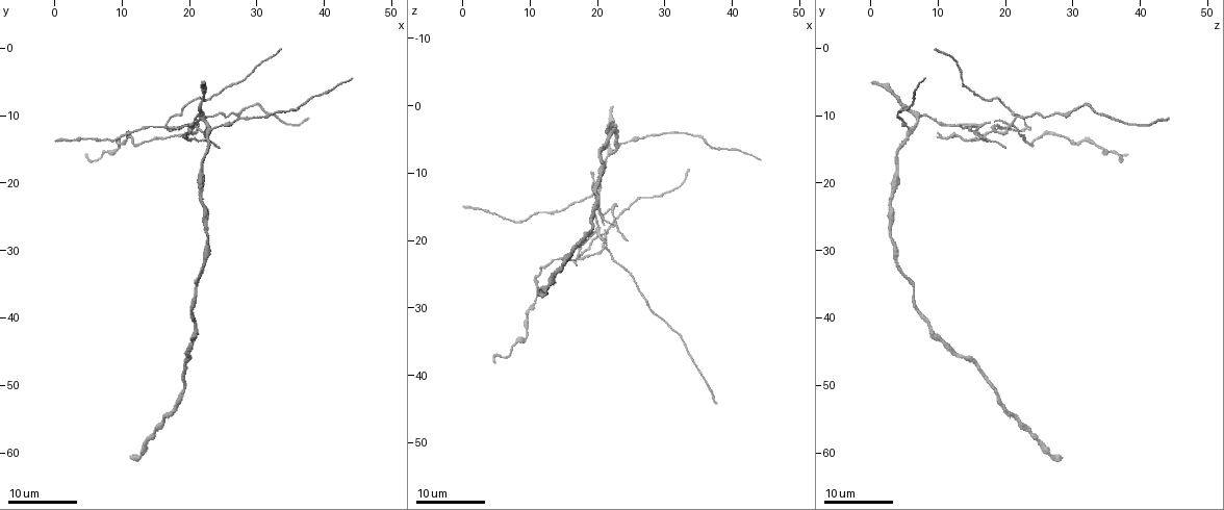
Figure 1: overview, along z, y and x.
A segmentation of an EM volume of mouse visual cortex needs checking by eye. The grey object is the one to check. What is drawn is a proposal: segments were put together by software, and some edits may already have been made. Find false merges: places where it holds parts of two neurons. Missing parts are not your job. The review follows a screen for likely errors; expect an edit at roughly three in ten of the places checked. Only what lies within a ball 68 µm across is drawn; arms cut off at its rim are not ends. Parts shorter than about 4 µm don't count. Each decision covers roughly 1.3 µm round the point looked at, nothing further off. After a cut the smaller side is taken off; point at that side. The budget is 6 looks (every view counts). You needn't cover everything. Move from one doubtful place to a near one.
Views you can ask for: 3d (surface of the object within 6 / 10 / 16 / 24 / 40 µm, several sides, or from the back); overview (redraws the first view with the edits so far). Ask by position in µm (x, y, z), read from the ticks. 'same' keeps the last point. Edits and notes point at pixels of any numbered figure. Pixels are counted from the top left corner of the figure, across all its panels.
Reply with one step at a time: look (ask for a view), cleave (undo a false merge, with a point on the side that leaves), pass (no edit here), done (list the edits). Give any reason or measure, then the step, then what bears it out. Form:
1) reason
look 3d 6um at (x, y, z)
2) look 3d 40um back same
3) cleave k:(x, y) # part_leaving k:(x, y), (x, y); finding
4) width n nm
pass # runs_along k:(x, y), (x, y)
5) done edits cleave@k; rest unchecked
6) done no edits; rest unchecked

side arm on a straight run
look 3d 24um at (22.0, 10.5, 7.0)

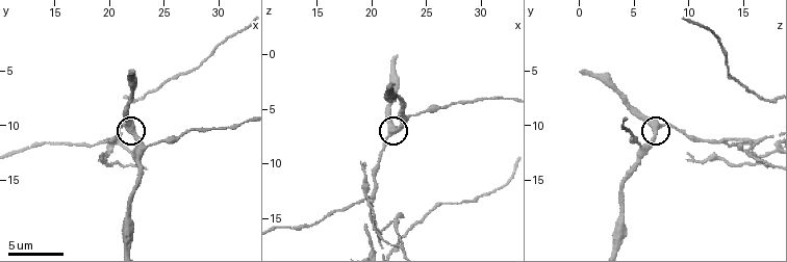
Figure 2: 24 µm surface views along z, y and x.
look 3d 6um at (21.4, 10.0, 7.4)

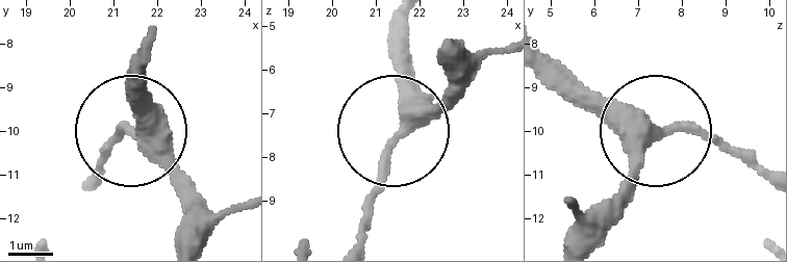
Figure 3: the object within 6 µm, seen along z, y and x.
width 320 nm
pass # one neuron here

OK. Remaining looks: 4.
looks like a crossing
look 3d 24um at (21.0, 11.5, 21.0)

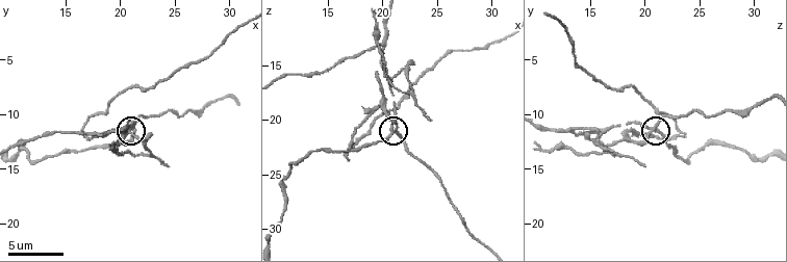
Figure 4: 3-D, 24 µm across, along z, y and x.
closer look
look 3d 10um at (21.0, 11.4, 21.0)

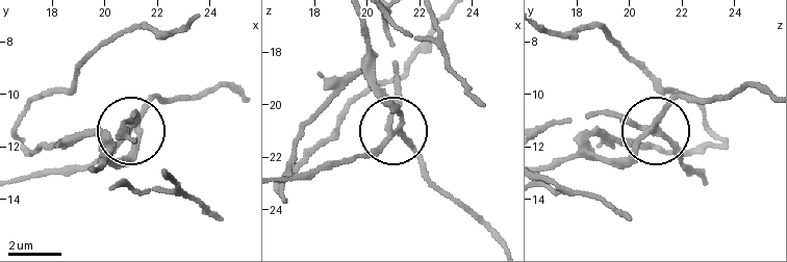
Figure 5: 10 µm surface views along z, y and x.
arms 4
cleave 5:(149, 99) # part_leaving 5:(134, 129), (118, 160), (92, 134), (33, 154), (20, 140); two neurons meet here

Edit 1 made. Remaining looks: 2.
look 3d 16um at (22.8, 13.8, 4.8)

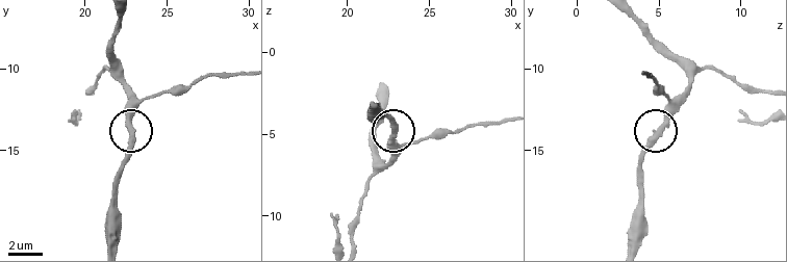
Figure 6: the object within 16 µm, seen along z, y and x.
look 3d 16um back at (22.9, 13.6, 5.0)

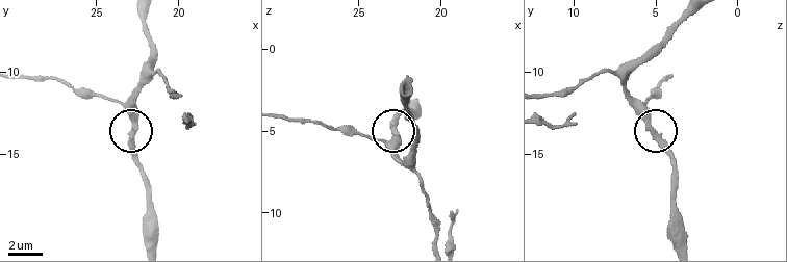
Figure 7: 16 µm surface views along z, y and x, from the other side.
pass # continuous, no second neuron

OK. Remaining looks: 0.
done edits cleave@5; rest unchecked

